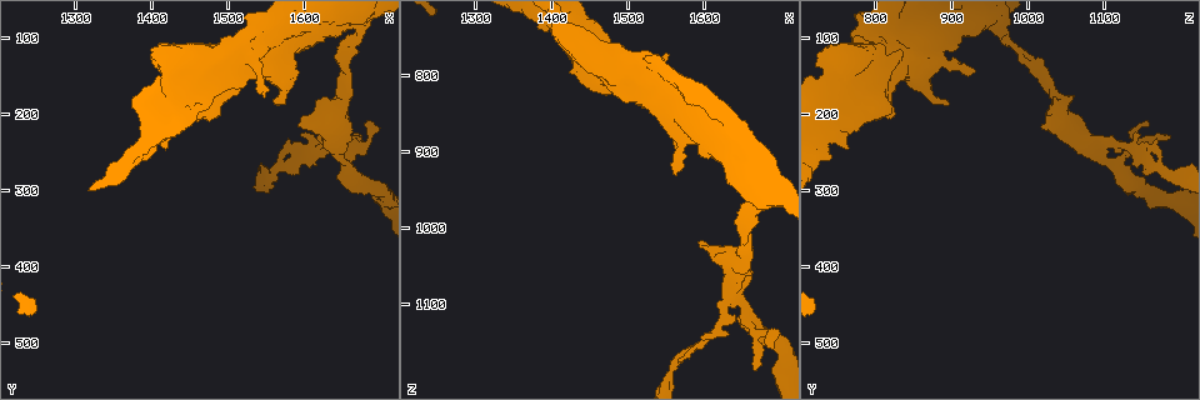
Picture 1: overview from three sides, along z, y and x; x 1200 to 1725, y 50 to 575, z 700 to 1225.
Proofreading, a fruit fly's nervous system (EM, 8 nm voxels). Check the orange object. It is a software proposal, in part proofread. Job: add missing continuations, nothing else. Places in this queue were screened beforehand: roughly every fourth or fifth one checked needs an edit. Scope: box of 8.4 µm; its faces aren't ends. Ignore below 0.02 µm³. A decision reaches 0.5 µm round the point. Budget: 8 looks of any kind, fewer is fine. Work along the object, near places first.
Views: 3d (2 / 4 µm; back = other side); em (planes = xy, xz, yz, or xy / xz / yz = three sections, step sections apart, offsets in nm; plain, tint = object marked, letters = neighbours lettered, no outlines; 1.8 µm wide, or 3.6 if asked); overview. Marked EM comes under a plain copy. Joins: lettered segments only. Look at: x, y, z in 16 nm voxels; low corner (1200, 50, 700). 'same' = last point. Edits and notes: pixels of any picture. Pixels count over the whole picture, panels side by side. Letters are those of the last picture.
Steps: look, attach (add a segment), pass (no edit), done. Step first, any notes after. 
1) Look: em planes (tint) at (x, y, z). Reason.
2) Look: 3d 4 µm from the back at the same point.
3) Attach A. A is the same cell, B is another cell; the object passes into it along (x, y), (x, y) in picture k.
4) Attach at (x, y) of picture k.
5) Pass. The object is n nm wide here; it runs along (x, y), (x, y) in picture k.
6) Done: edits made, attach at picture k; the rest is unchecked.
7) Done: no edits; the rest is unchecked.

Look: 3d 2 µm at (1595, 215, 1020). Branch stops here.

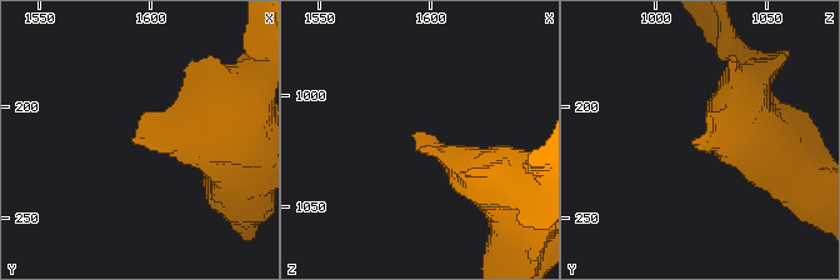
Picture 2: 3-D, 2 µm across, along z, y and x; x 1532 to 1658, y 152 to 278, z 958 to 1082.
Look: em planes (letters) at (1595, 217, 1016). Shape alone is not enough.

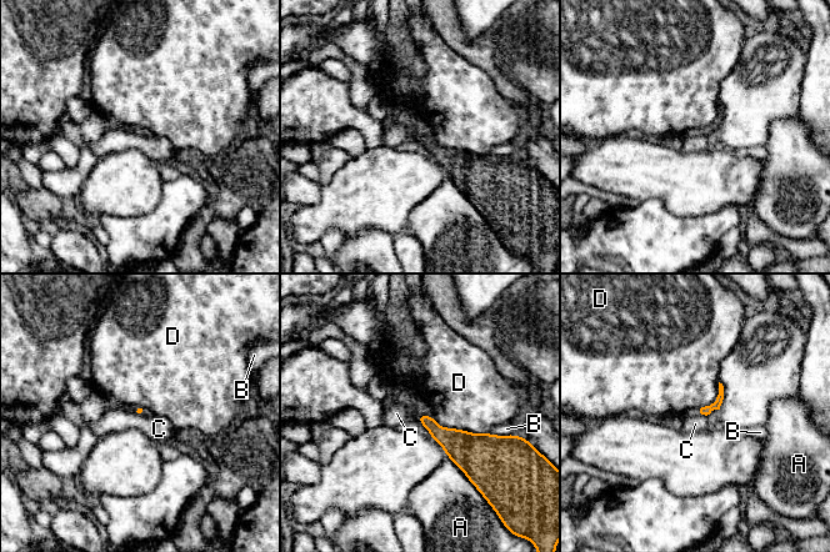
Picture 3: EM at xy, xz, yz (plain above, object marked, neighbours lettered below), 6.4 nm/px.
Pass. A, B, C and D are other cells; a border runs along (701, 414), (706, 416) in picture 3; no lettered segment goes on from it.

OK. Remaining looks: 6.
Look: 3d 4 µm at (1650, 270, 1110). Thick turns thin.

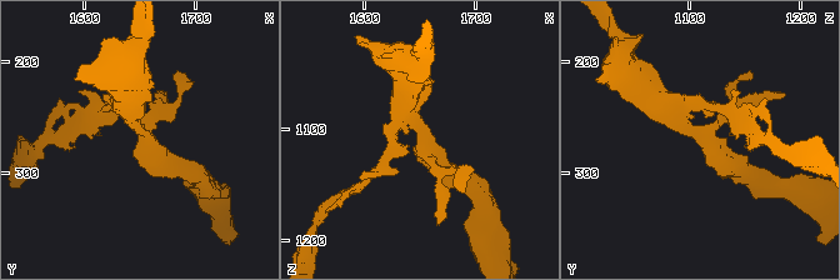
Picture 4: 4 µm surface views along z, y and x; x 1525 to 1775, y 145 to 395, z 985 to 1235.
Look: em planes (letters) at (1652, 268, 1112). Need the tissue.

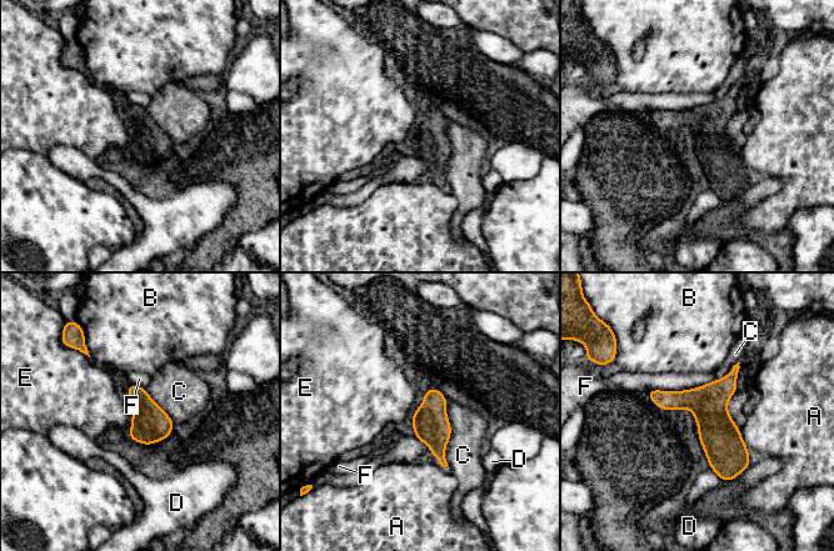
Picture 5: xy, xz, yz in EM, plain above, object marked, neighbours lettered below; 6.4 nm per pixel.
Pass. A, B, C, D, E and F are other cells; it runs along (650, 392), (715, 426), (728, 477) in picture 5; no lettered segment goes on from it.

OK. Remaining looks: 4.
Look: 3d 2 µm from the back at (1680, 90, 970). Abrupt turn.

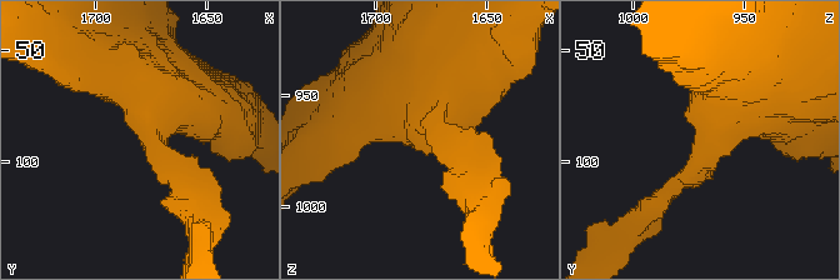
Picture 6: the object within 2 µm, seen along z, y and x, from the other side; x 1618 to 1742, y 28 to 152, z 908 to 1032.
Look: em planes (tint) at (1675, 87, 966). Shape alone is not enough.

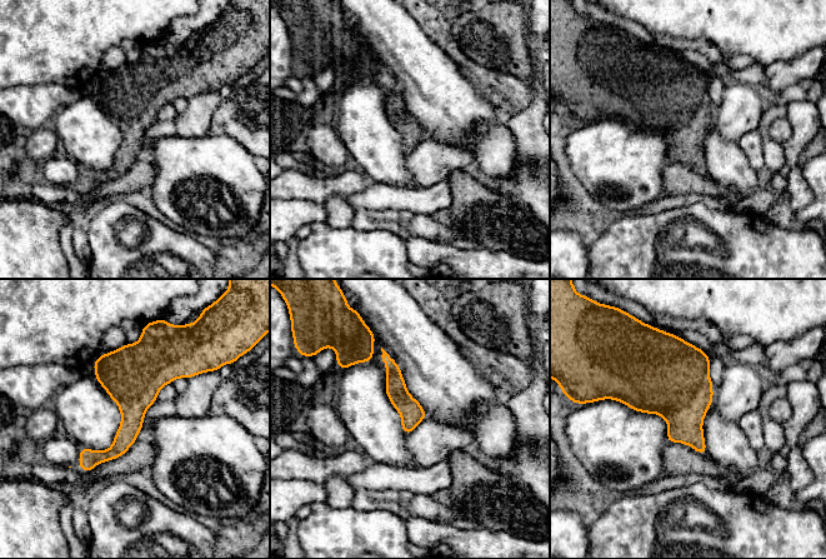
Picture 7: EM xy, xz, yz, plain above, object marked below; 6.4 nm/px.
Look: em planes (letters) at the same point. What lies round it.

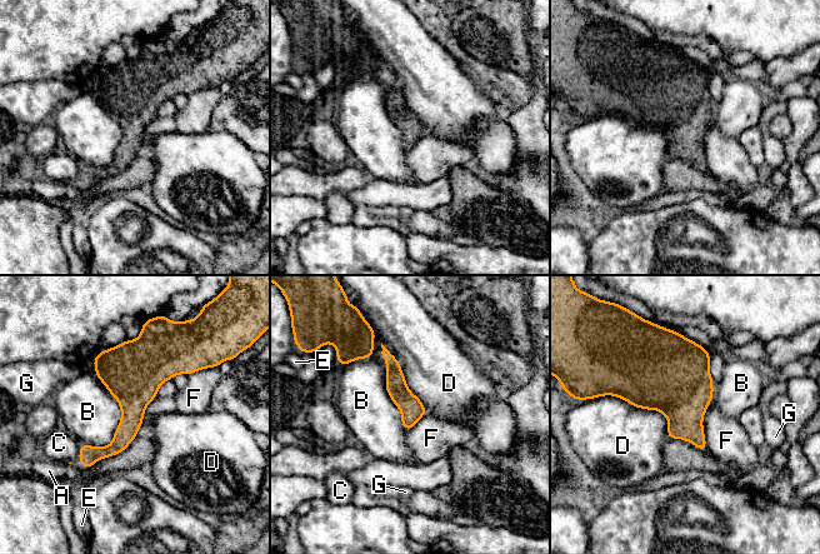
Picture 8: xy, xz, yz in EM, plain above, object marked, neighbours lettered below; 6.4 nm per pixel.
Pass. A, B, C, D, E, F and G are other cells; it runs along (385, 353), (406, 402), (406, 427) in picture 8; none of them fits.

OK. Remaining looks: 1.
Done: no edits; the rest is unchecked.

